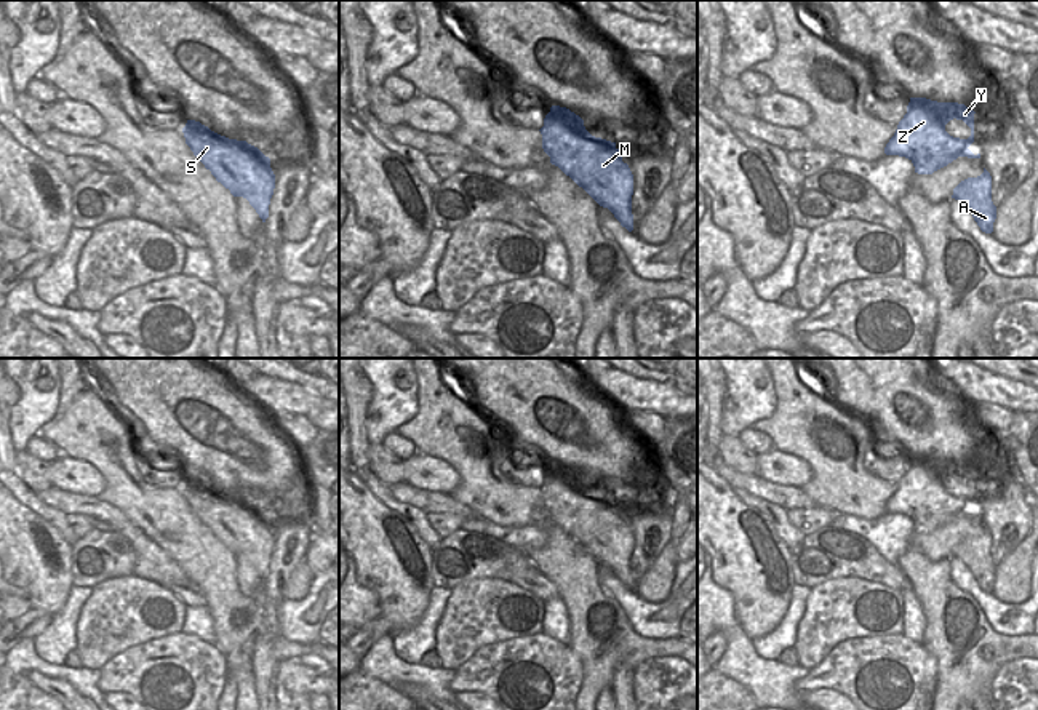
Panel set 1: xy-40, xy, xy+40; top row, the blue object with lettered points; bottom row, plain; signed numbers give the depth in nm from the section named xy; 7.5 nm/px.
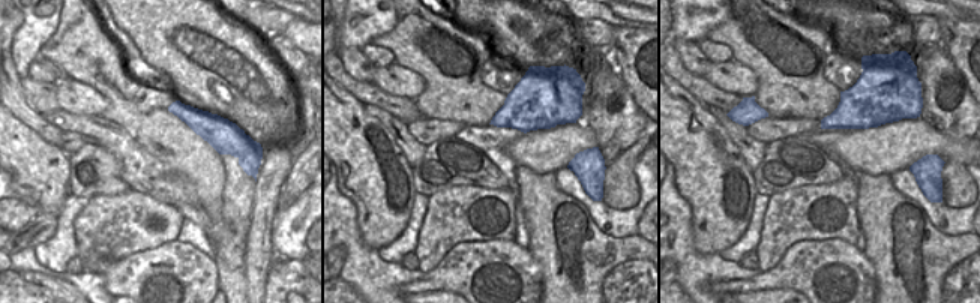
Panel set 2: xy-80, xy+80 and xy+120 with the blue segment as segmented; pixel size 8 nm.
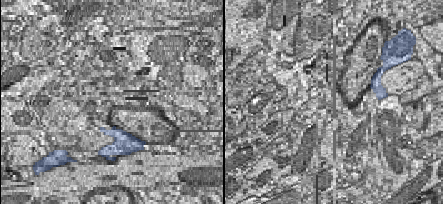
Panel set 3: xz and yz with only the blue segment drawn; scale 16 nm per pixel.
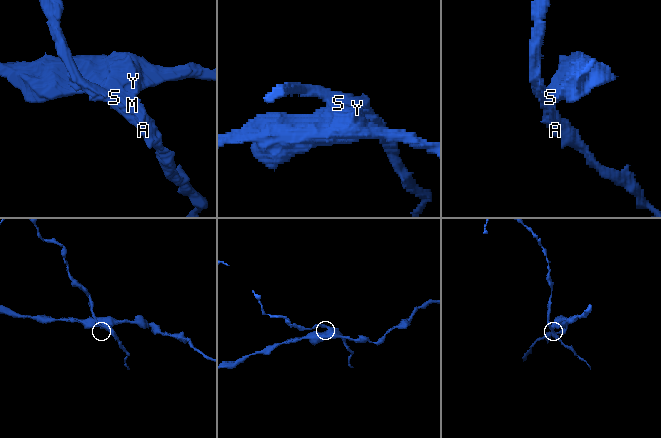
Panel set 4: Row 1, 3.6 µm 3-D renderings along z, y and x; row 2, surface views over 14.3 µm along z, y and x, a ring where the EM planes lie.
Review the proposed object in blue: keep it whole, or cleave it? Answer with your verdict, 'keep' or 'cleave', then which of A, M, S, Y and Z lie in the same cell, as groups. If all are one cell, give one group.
cleave; A M / S Y Z

